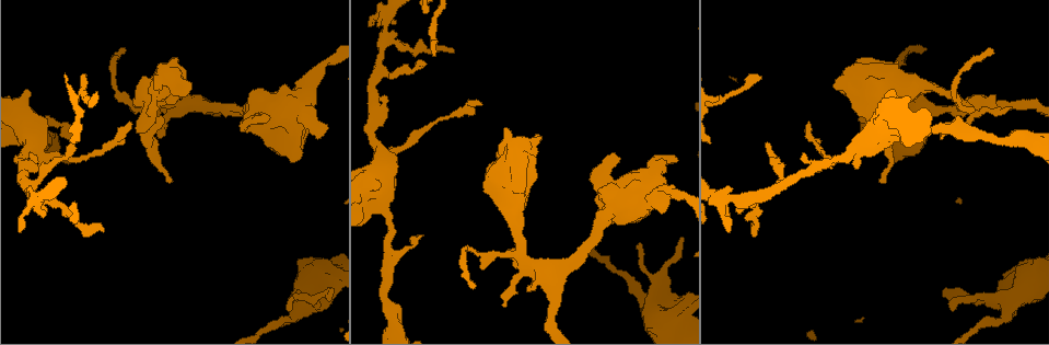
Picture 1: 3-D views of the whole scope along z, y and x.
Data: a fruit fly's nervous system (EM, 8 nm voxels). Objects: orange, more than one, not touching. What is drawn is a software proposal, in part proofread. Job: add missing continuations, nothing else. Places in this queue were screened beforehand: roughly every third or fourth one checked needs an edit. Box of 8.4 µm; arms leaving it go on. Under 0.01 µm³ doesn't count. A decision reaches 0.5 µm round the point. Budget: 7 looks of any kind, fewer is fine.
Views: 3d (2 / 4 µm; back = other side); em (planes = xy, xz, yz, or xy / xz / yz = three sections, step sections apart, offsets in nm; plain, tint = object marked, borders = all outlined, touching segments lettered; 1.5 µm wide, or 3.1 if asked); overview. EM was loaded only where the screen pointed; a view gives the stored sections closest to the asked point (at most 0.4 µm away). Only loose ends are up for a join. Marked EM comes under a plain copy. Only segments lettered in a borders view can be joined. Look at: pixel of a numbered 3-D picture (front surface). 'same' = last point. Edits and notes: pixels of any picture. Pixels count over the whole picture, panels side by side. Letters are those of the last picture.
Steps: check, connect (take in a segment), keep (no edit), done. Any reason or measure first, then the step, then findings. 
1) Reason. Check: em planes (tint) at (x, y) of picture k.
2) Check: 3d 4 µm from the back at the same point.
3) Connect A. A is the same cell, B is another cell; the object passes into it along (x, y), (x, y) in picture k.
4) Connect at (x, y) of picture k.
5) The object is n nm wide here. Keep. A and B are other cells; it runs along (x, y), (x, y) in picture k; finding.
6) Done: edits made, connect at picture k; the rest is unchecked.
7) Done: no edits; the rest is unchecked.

Branch stops here. Check: em planes (borders) at (991, 50) of picture 1.

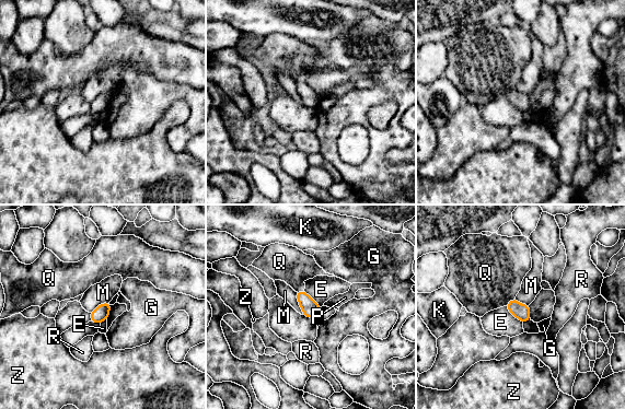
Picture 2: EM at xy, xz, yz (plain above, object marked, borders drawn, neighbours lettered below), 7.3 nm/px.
Keep. E, G, K, M, P, Q, R and Z are other cells; a border runs along (296, 292), (296, 298), (303, 314) in picture 2; no lettered segment goes on from it.

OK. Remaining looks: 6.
Check: 3d 2 µm at (424, 61) of picture 1.

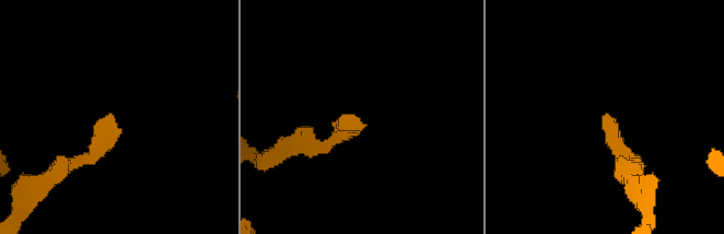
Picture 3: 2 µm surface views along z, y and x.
Check: em 3.1 µm planes (borders) at (111, 119) of picture 3.

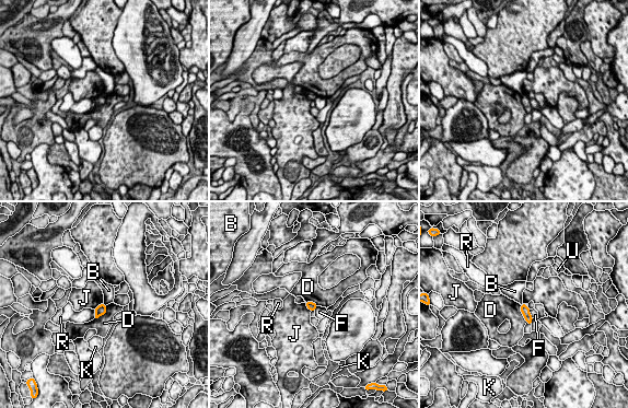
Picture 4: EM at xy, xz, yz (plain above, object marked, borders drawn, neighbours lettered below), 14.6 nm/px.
Keep. B, D, F, J, K, R and U are other cells; no lettered segment goes on from it.

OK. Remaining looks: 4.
Free end. Check: 3d 2 µm from the back at (639, 245) of picture 1.

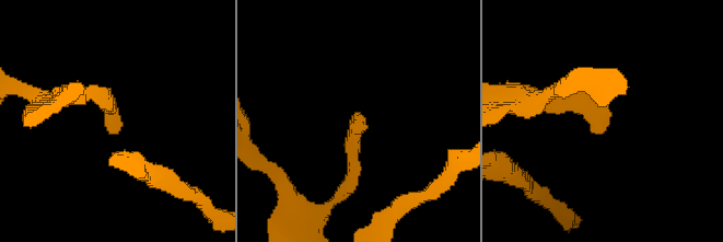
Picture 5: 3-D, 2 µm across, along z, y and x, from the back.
Now the EM. Check: em planes (tint) at (607, 114) of picture 5.

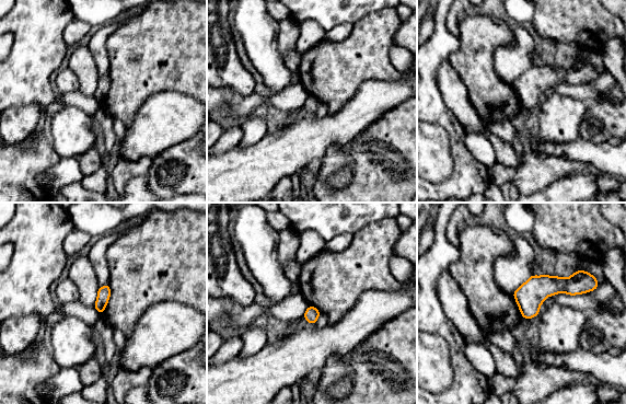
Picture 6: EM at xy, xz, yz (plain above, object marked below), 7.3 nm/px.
See the neighbours. Check: em planes (borders) at the same point.

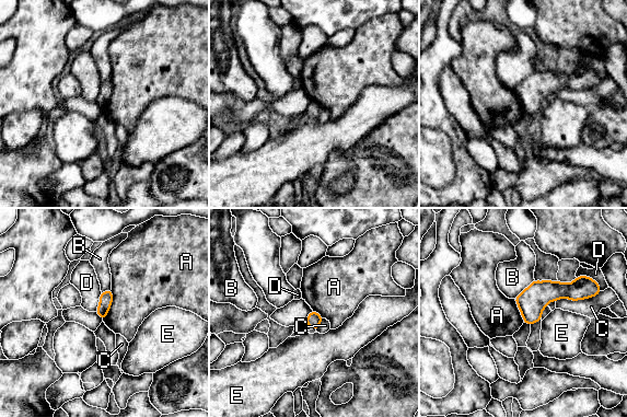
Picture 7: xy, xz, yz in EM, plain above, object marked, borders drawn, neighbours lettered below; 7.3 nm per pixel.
The longest contact is with A, 240 nm. Keep. A, B, C, D and E are other cells; a border runs along (101, 291), (99, 305), (95, 311) in picture 7; none of them fits.

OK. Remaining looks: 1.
Done: no edits; the rest is unchecked.

